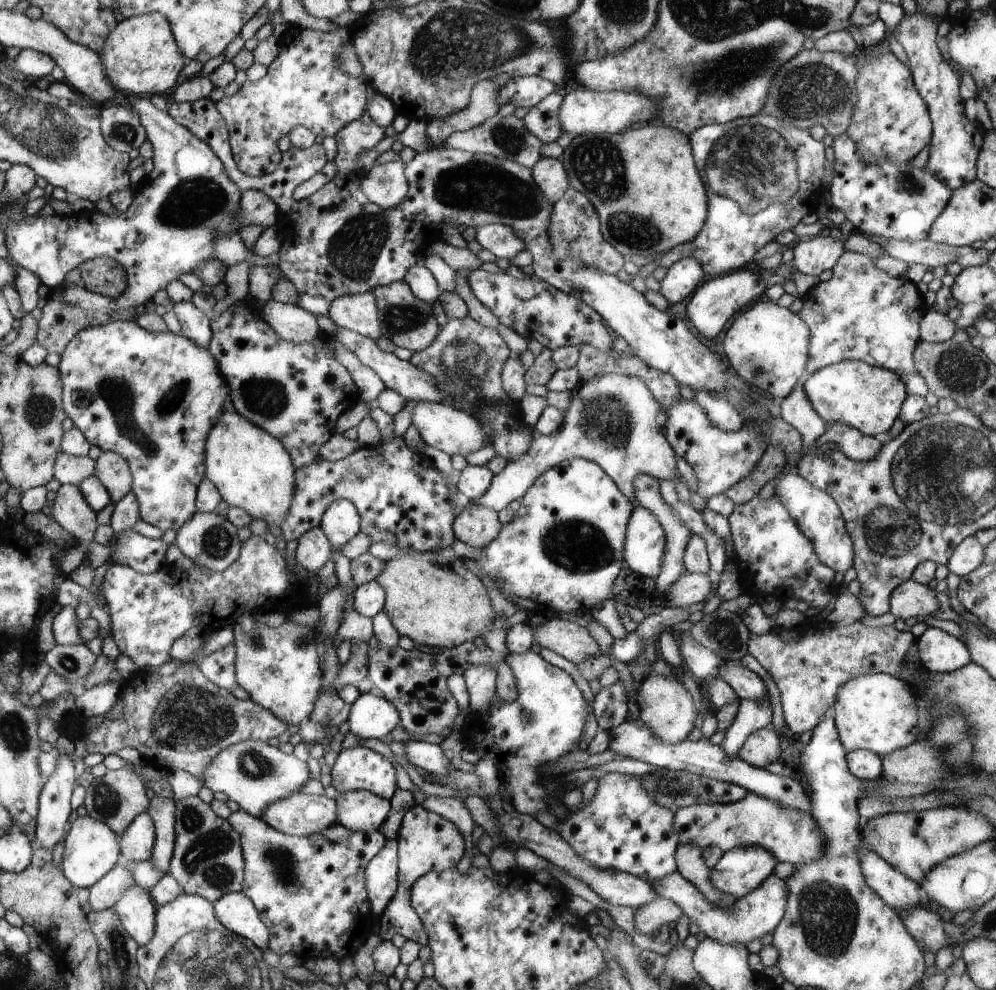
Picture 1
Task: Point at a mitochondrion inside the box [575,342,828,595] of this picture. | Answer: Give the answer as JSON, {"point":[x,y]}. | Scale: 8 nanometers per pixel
{"point":[607,420]}

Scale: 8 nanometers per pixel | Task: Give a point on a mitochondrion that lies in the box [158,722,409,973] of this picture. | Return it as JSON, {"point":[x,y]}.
{"point":[206,858]}

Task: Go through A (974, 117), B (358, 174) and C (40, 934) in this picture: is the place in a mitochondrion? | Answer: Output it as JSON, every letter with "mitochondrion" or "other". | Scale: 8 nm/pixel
{"A":"other","B":"other","C":"other"}

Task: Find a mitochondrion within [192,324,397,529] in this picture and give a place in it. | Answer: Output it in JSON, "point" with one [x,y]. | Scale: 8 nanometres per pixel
{"point":[265,399]}

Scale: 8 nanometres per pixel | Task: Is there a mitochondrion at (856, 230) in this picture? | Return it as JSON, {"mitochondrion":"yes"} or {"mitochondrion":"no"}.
{"mitochondrion":"no"}

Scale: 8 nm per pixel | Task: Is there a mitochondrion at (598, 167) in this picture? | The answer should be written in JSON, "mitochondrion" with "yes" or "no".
{"mitochondrion":"yes"}

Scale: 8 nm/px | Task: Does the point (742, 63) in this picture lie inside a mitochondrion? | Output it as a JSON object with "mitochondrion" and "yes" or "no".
{"mitochondrion":"yes"}

